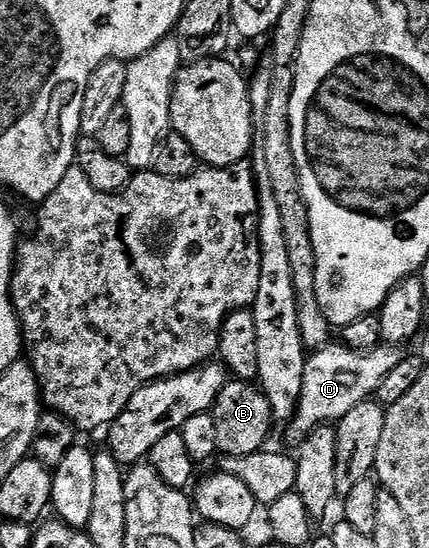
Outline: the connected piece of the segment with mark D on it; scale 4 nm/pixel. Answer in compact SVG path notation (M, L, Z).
M330 342L324 348L315 349L308 356L306 370L302 374L302 394L298 398L296 415L290 421L296 438L306 437L318 427L335 425L346 418L358 402L373 399L386 374L398 366L401 355L401 349L396 346L357 350L343 342Z

